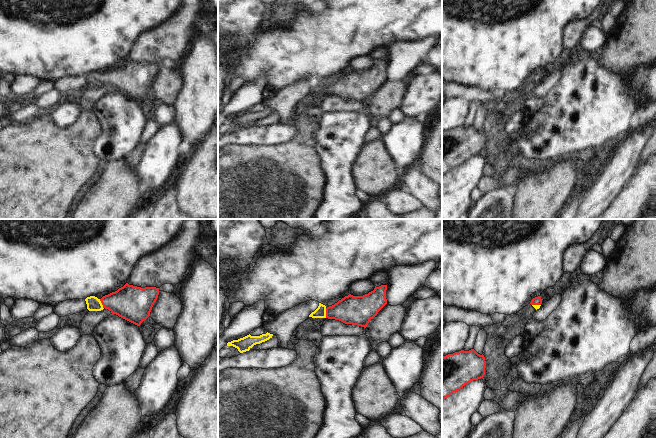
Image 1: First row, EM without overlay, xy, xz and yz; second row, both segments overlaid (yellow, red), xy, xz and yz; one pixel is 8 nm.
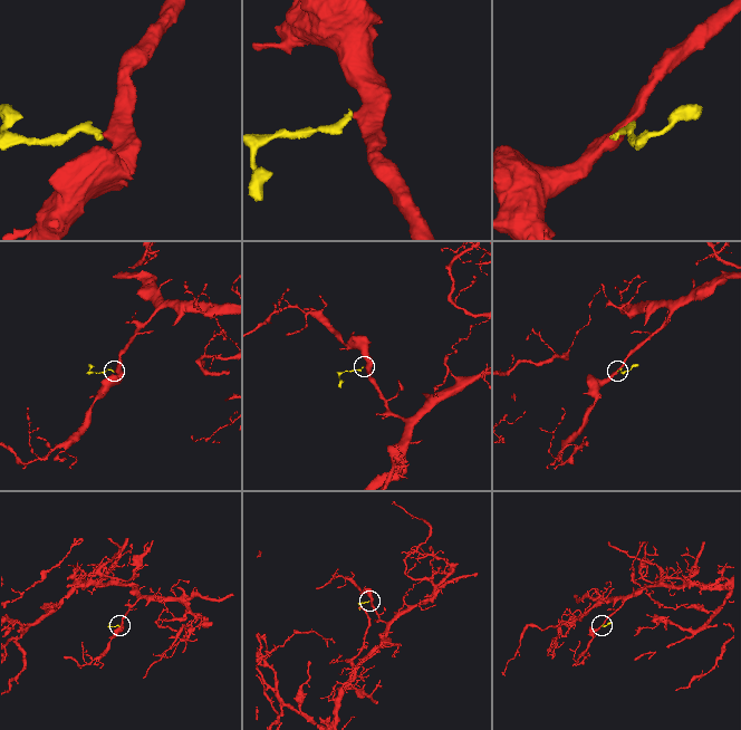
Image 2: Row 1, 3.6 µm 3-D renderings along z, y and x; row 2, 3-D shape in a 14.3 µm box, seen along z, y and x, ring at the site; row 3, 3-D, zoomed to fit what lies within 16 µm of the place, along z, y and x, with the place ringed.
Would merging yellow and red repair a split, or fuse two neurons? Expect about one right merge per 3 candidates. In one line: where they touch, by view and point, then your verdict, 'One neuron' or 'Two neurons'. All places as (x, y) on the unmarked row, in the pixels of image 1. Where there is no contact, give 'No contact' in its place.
Touches yellow at xz (325, 89). One neuron

